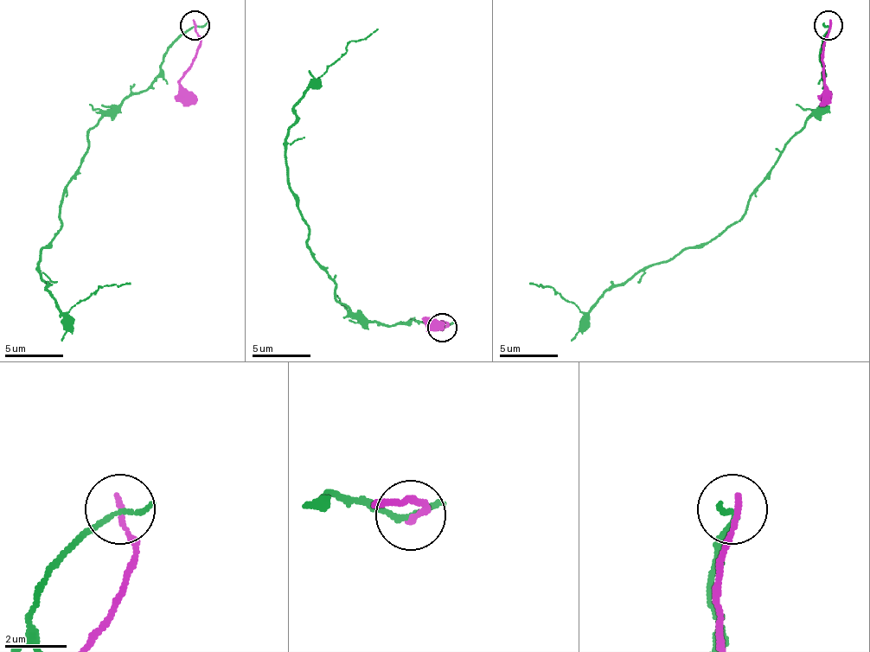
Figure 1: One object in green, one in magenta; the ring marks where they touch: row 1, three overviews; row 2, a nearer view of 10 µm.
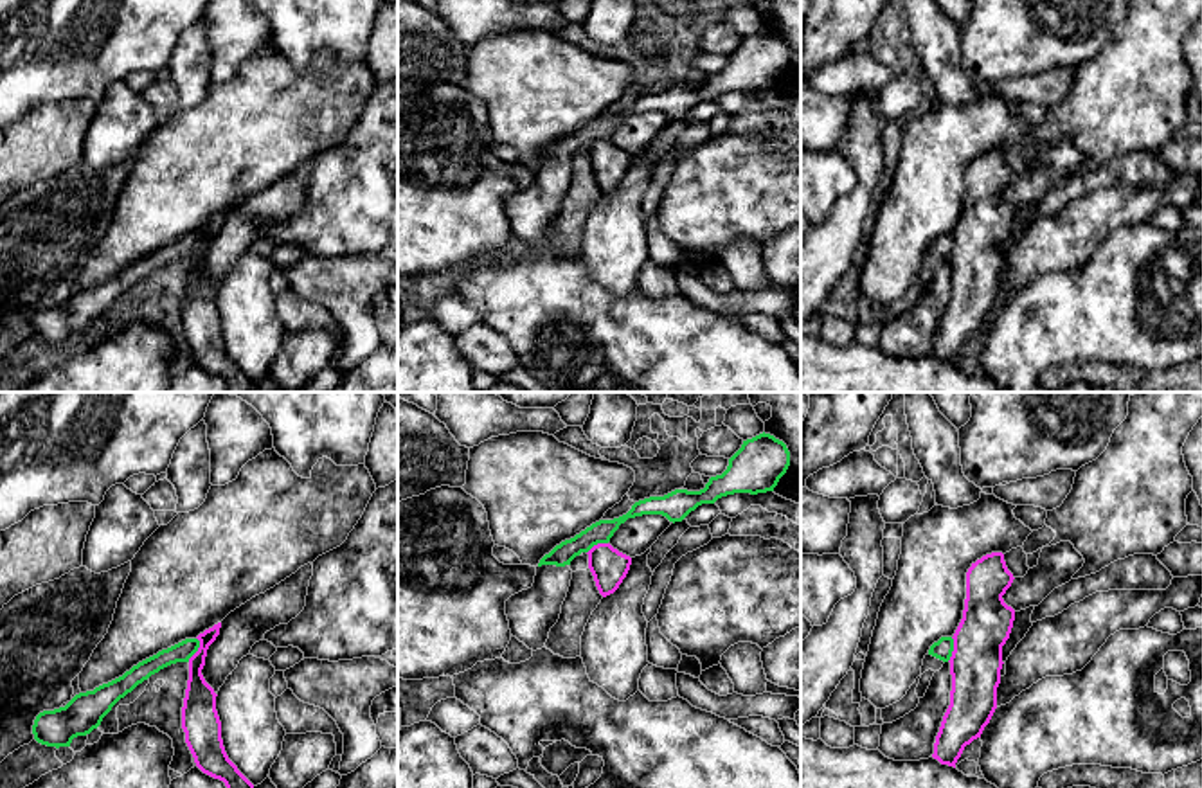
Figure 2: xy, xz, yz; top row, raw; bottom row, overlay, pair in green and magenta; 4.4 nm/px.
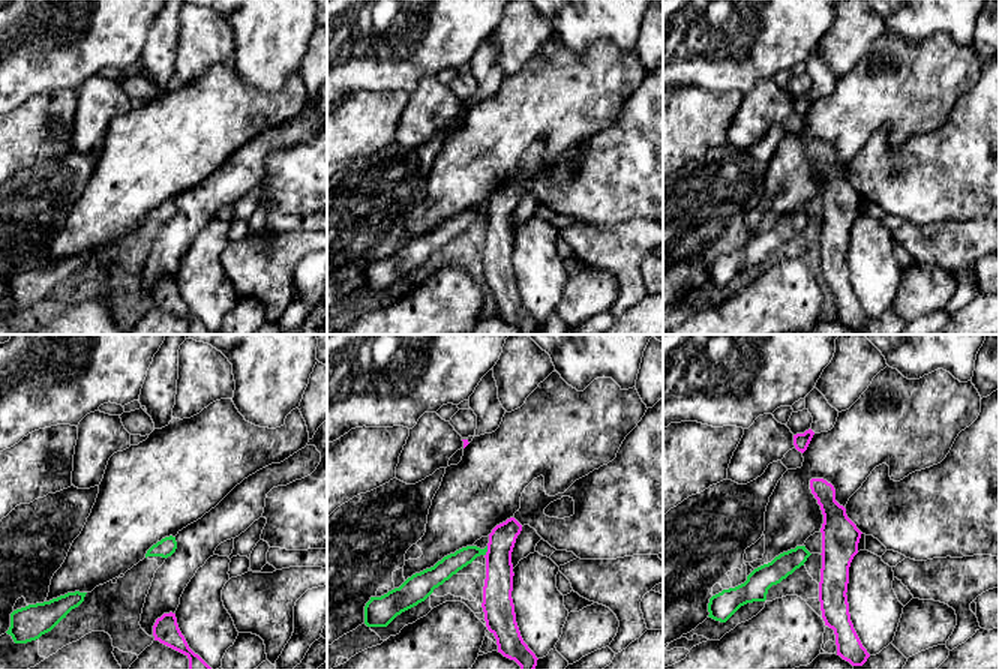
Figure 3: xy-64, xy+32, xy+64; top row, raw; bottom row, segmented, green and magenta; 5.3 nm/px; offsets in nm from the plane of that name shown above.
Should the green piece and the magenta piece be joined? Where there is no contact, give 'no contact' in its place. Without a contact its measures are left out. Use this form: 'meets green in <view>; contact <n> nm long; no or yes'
meets green in yz; contact 110 nm long; no

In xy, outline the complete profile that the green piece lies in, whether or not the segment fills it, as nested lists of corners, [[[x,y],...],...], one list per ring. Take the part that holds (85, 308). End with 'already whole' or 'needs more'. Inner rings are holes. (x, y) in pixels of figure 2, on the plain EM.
[[[185,236],[139,259],[122,273],[76,291],[65,304],[40,309],[32,322],[34,336],[47,344],[70,344],[74,335],[97,326],[112,304],[139,281],[171,261],[189,259],[198,245],[198,236]]]; already whole

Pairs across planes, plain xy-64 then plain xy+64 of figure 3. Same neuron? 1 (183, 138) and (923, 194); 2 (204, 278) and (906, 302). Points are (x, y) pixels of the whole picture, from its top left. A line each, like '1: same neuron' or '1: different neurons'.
1: different neurons
2: different neurons

